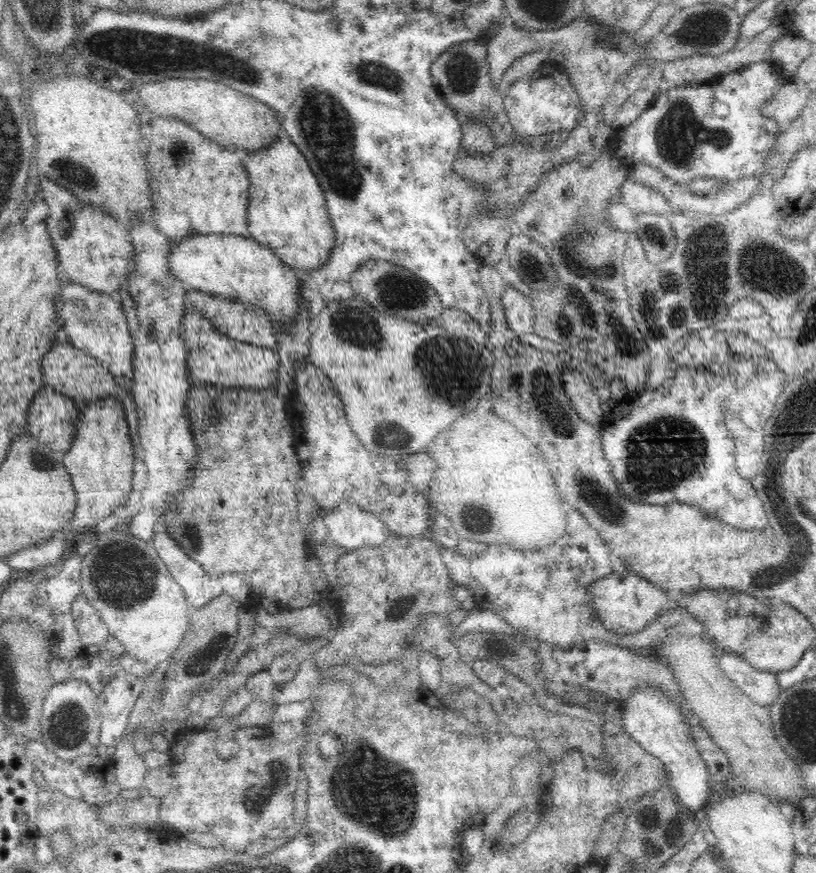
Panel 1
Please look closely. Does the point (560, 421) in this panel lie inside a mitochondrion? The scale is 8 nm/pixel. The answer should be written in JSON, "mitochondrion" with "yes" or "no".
{"mitochondrion":"yes"}

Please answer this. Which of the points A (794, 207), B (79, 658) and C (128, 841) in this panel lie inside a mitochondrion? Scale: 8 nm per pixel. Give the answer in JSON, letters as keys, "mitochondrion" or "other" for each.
{"A":"other","B":"other","C":"other"}

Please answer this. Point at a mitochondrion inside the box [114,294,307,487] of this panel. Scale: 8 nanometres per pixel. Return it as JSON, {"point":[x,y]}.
{"point":[212,408]}

